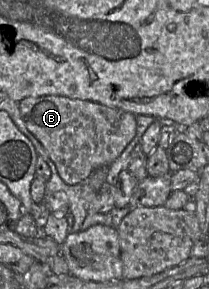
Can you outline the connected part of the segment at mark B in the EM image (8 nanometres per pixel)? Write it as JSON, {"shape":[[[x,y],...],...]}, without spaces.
{"shape":[[[64,96],[27,97],[19,102],[27,129],[37,138],[55,163],[61,179],[69,185],[82,184],[95,170],[108,168],[136,135],[136,115],[96,102],[70,99]]]}

